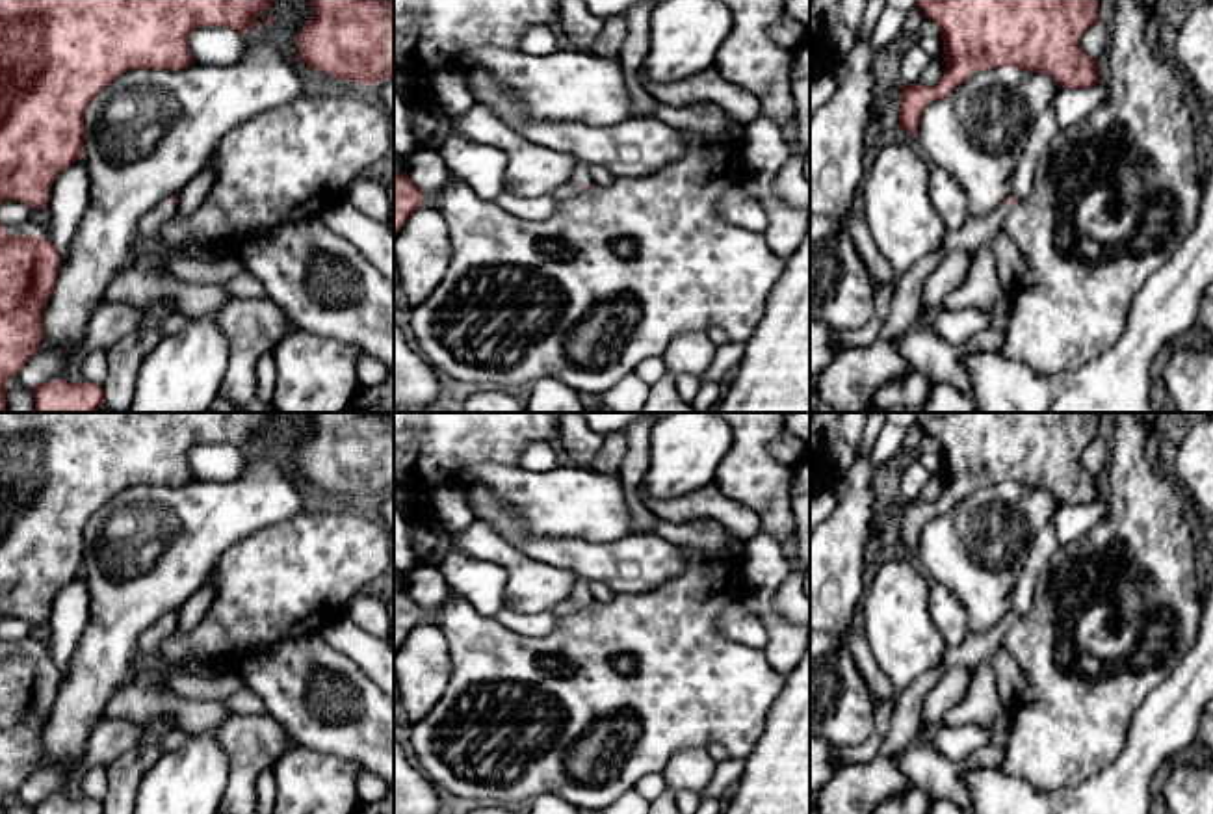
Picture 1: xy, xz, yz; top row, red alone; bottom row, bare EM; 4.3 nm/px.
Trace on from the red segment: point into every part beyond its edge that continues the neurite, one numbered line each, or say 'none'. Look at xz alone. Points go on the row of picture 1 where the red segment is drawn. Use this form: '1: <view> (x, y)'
1: xz (580, 179)

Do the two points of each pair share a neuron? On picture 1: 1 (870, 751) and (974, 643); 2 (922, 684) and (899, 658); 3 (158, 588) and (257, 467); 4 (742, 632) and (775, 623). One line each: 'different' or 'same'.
1: different
2: different
3: same
4: different

